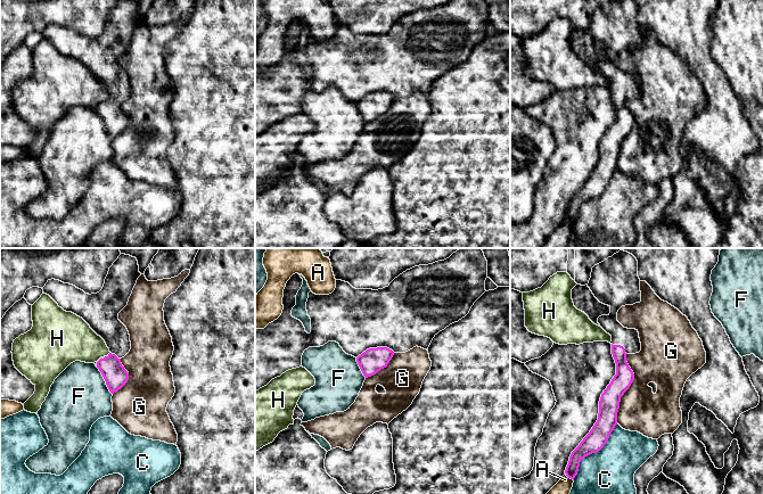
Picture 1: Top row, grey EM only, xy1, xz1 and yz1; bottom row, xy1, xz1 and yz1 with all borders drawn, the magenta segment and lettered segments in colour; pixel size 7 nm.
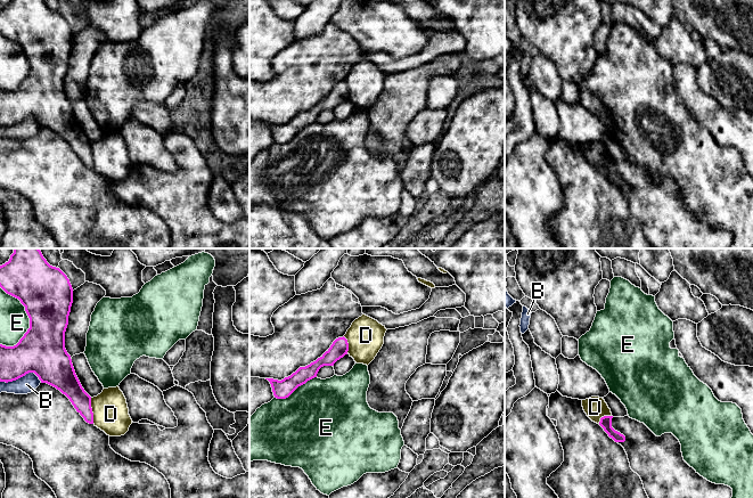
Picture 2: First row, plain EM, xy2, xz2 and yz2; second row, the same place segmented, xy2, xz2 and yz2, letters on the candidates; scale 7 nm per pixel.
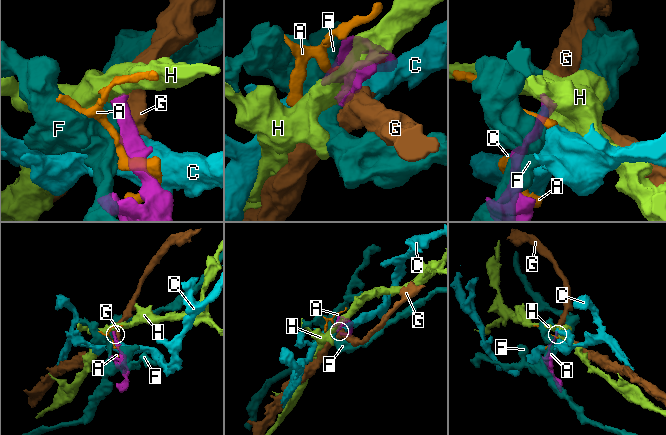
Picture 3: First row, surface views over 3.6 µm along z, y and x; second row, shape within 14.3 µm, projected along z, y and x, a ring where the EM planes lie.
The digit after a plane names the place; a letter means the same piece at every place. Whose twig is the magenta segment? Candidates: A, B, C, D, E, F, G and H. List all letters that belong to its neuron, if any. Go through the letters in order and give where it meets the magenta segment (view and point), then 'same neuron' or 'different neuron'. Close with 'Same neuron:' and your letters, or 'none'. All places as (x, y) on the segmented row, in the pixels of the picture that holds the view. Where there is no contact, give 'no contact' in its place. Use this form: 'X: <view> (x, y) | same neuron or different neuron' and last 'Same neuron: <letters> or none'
A: yz1 (568, 477) | different neuron
B: xy2 (21, 376) | different neuron
C: yz1 (593, 452) | different neuron
D: xy2 (91, 410) | different neuron
E: xy2 (27, 315) | different neuron
F: xy1 (105, 380) | different neuron
G: yz1 (628, 388) | different neuron
H: xy1 (108, 354) | different neuron
Same neuron: none

